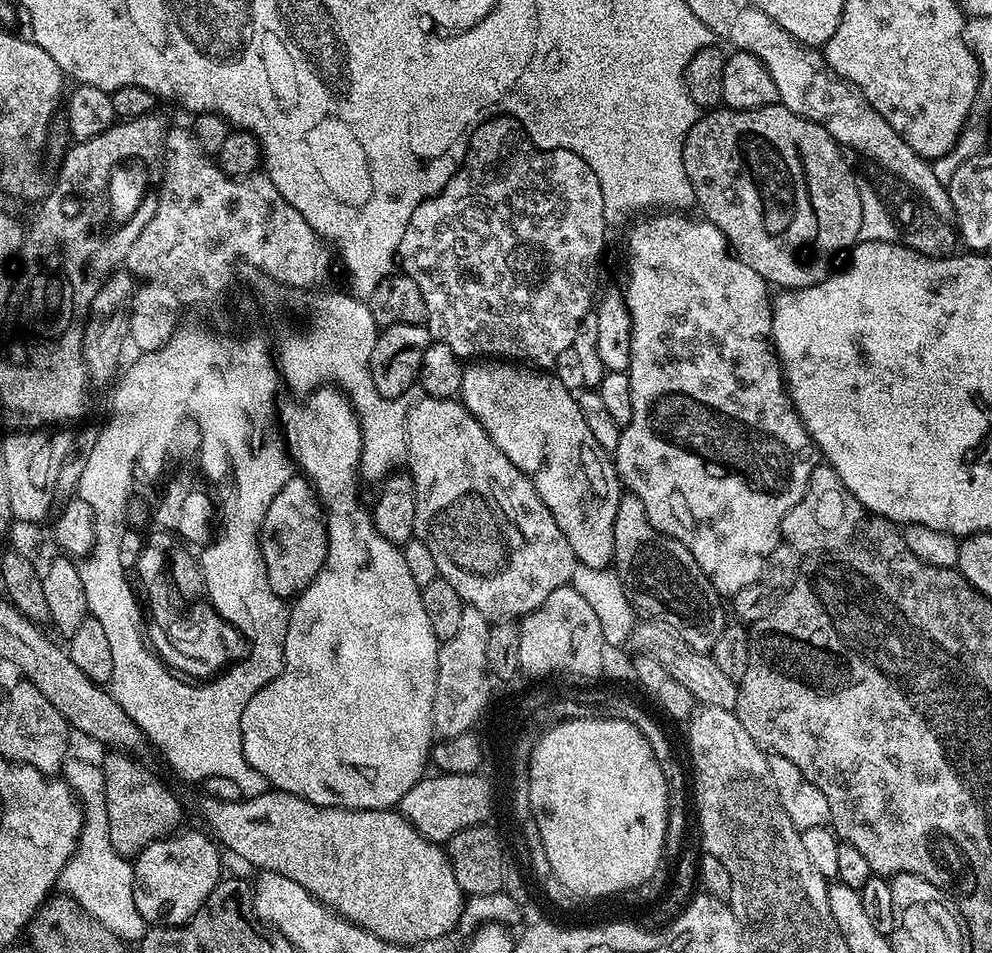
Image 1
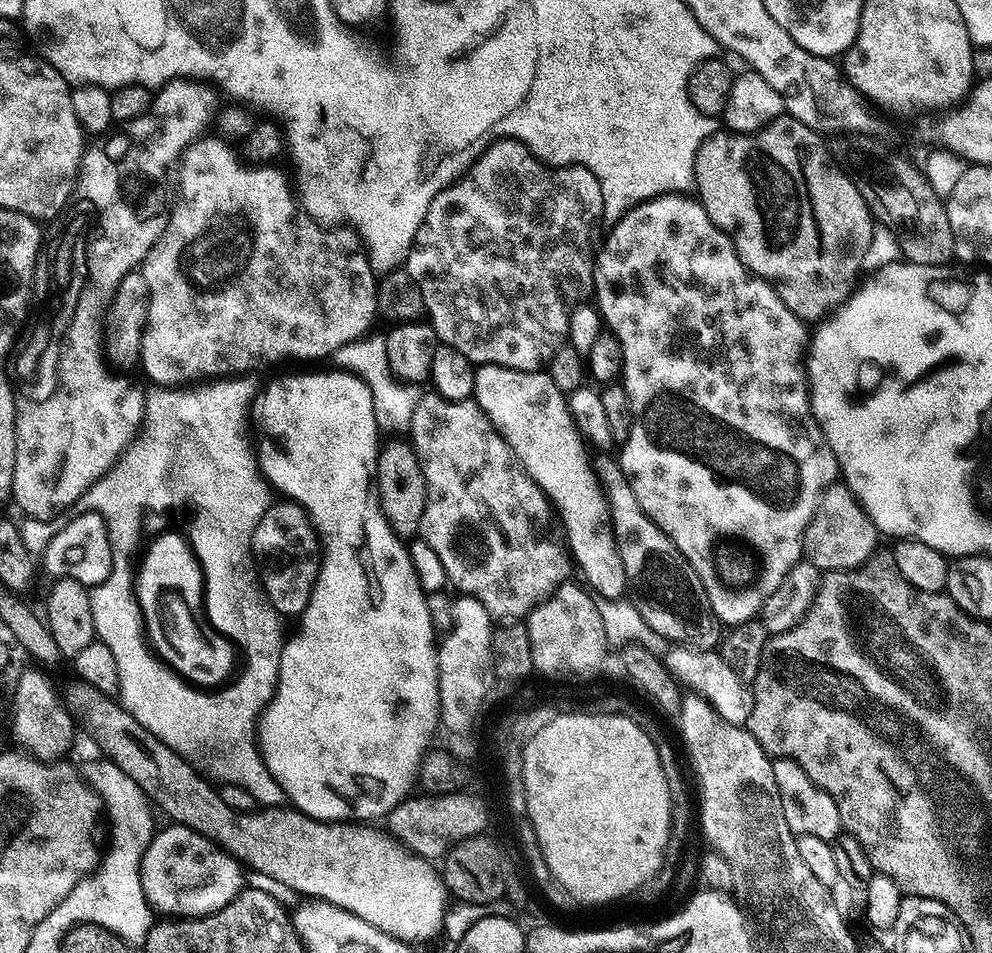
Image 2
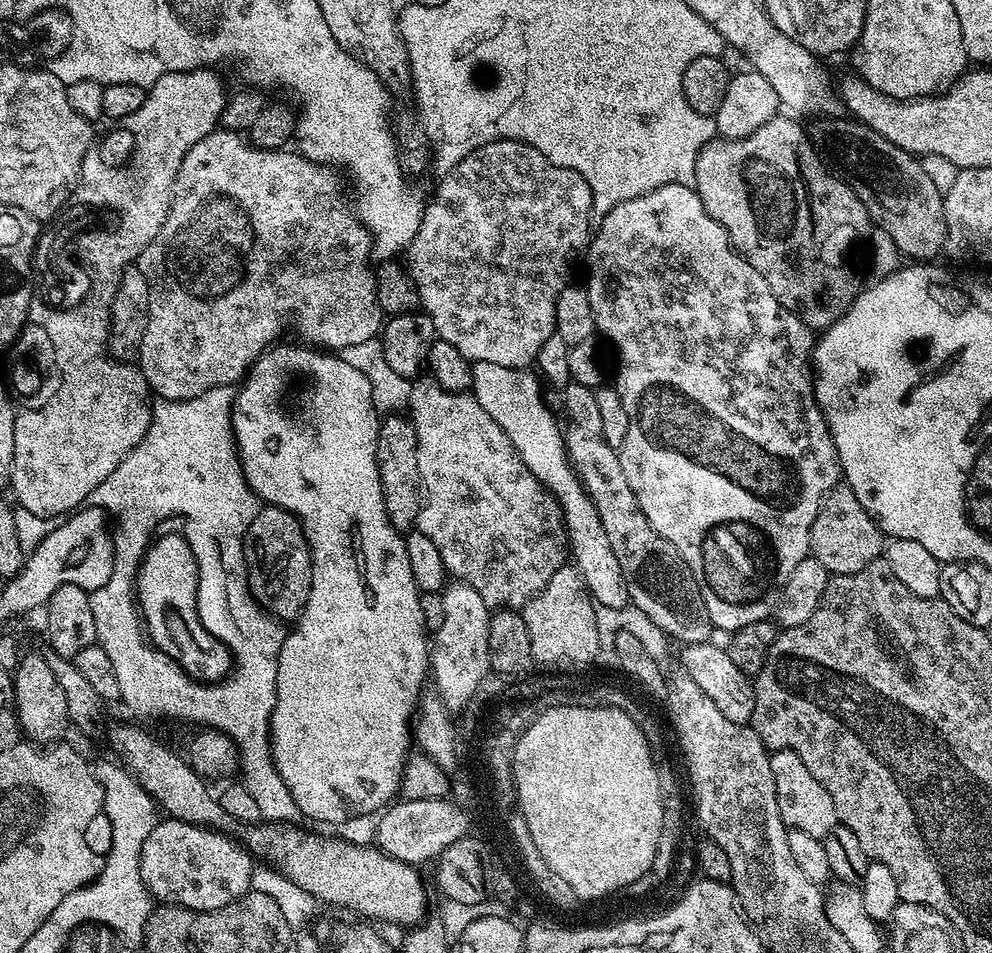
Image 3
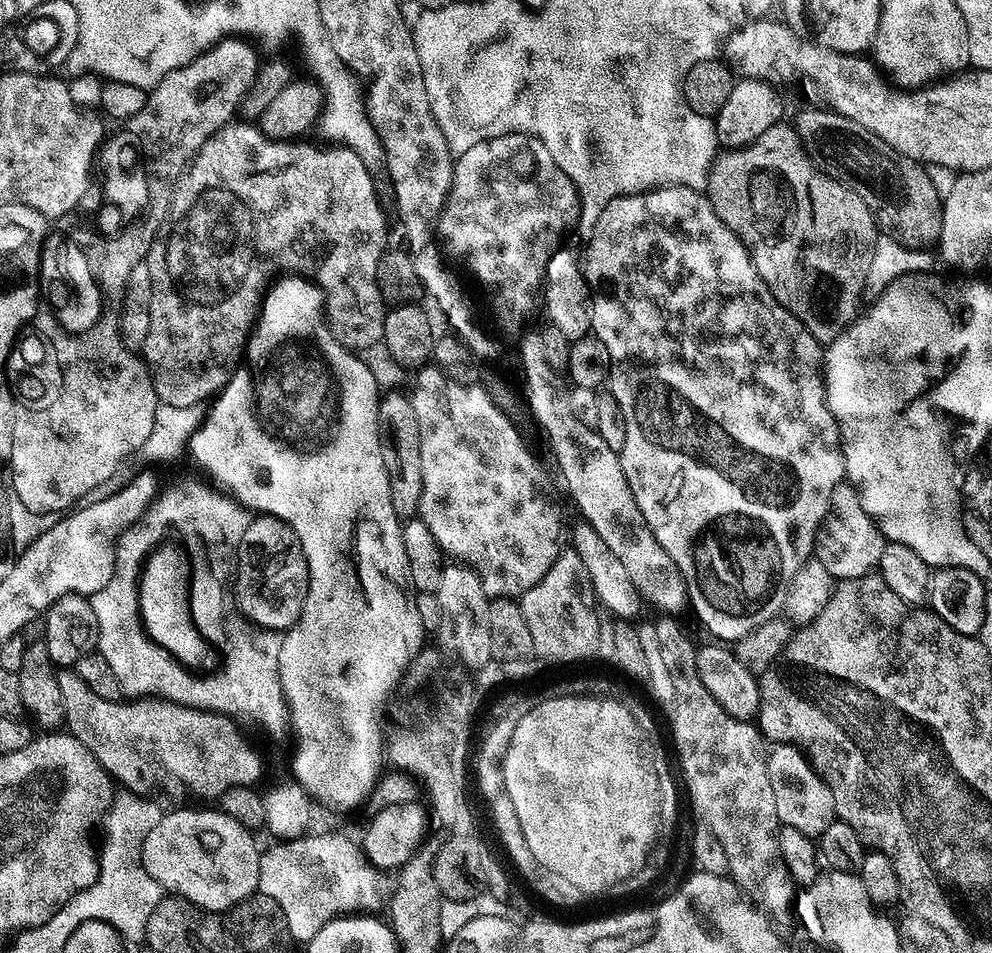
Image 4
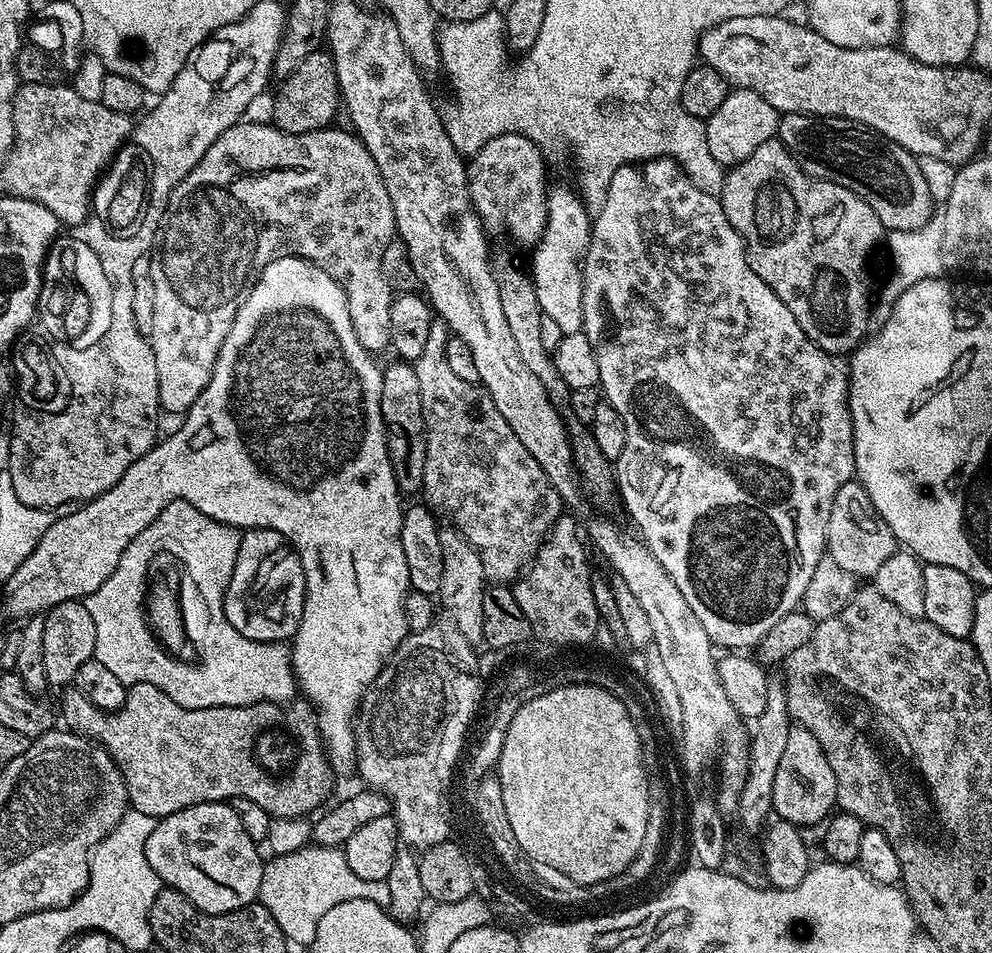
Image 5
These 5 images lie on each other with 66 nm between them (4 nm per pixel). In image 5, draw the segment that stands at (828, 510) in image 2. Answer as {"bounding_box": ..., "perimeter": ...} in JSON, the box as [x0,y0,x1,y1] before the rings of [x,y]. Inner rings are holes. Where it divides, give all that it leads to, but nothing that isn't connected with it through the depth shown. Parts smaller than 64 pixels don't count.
{"bounding_box":[826,478,898,578],"perimeter":[[[853,478],[838,486],[838,494],[834,494],[834,506],[830,506],[830,522],[828,523],[828,543],[826,555],[834,558],[838,566],[850,570],[857,578],[875,577],[878,566],[890,558],[890,554],[898,551],[896,535],[886,526],[882,514],[874,510],[874,502],[870,502],[870,494]]]}

